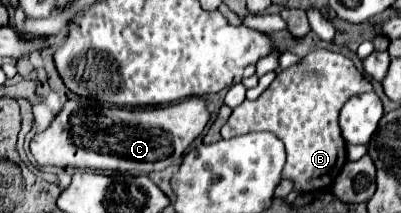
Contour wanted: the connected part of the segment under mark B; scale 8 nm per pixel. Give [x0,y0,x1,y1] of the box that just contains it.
[221,49,373,191]

